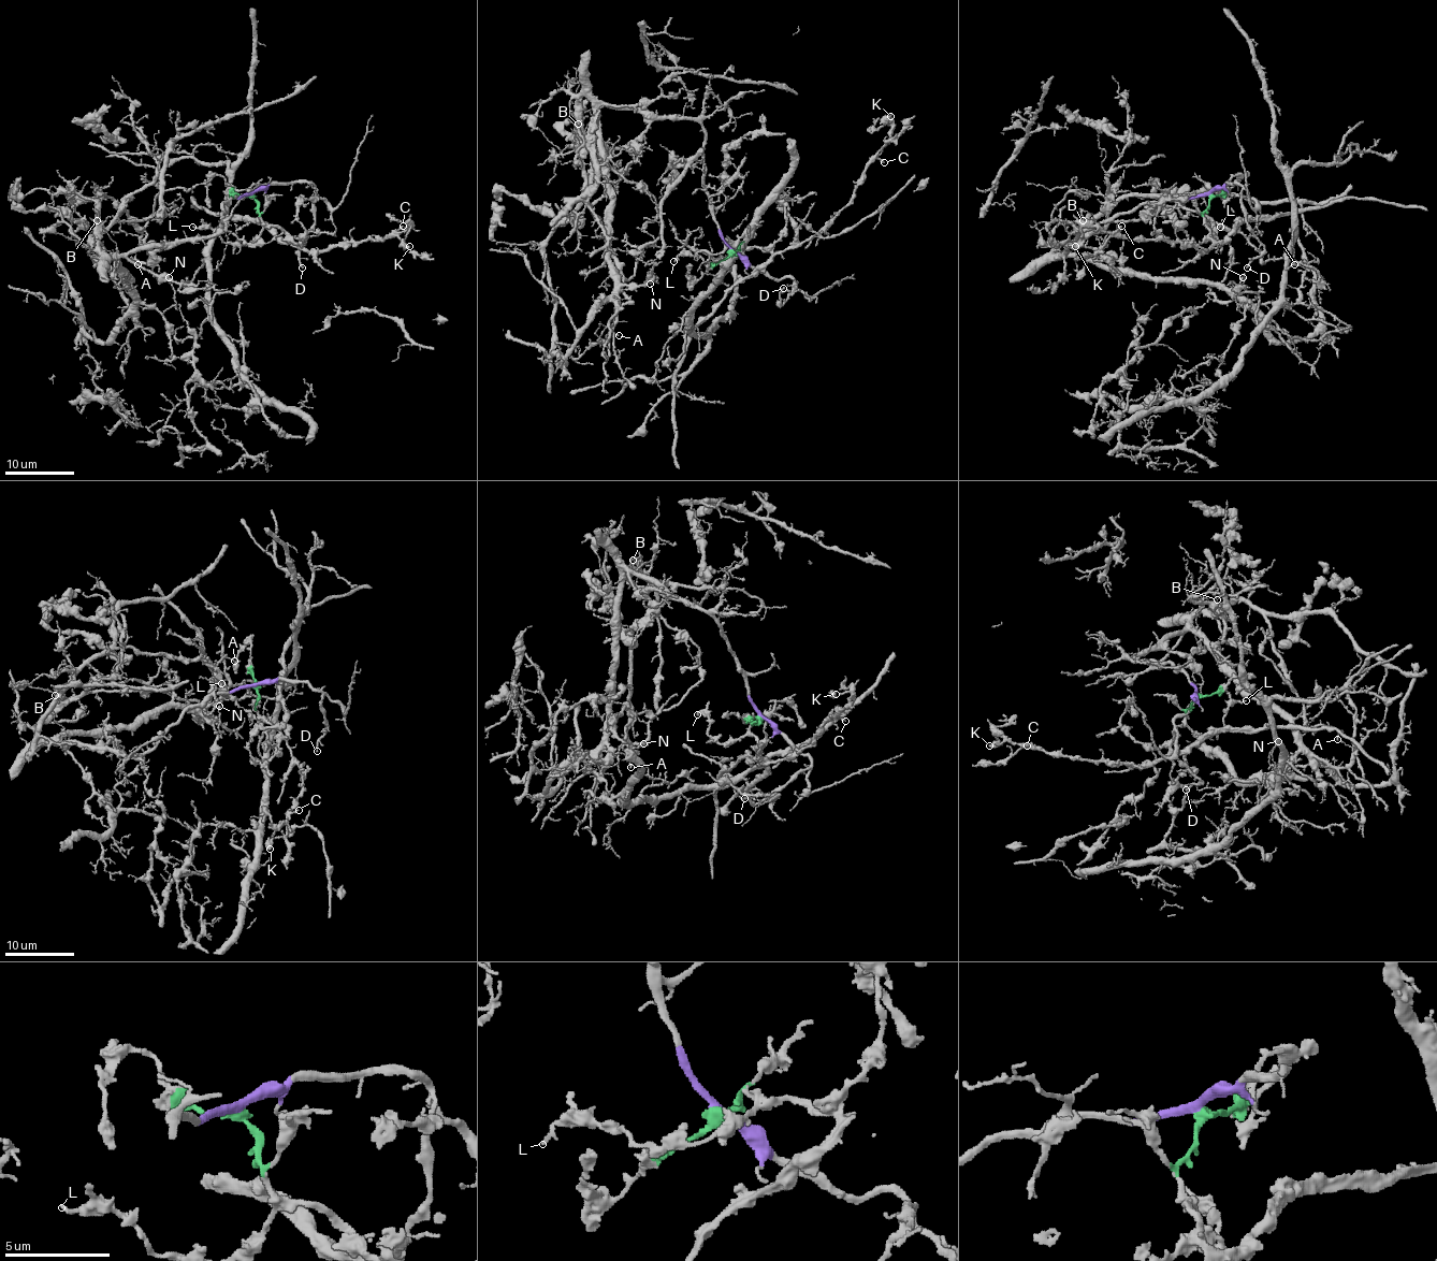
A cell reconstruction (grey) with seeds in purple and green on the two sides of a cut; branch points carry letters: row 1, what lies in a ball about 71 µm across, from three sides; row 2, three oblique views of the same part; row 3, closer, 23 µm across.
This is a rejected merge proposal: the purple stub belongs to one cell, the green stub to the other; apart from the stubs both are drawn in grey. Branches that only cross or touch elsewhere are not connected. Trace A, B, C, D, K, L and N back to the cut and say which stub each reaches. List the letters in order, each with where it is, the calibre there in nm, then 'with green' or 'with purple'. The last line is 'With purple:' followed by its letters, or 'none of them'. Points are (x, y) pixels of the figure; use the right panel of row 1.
A: (1294, 264) | 150 nm | with purple
B: (1083, 220) | 120 nm | with purple
C: (1121, 226) | 190 nm | with green
D: (1247, 267) | 180 nm | with purple
K: (1075, 246) | 420 nm | with green
L: (1220, 227) | 170 nm | with green
N: (1243, 277) | 220 nm | with purple
With purple: A, B, D, N

